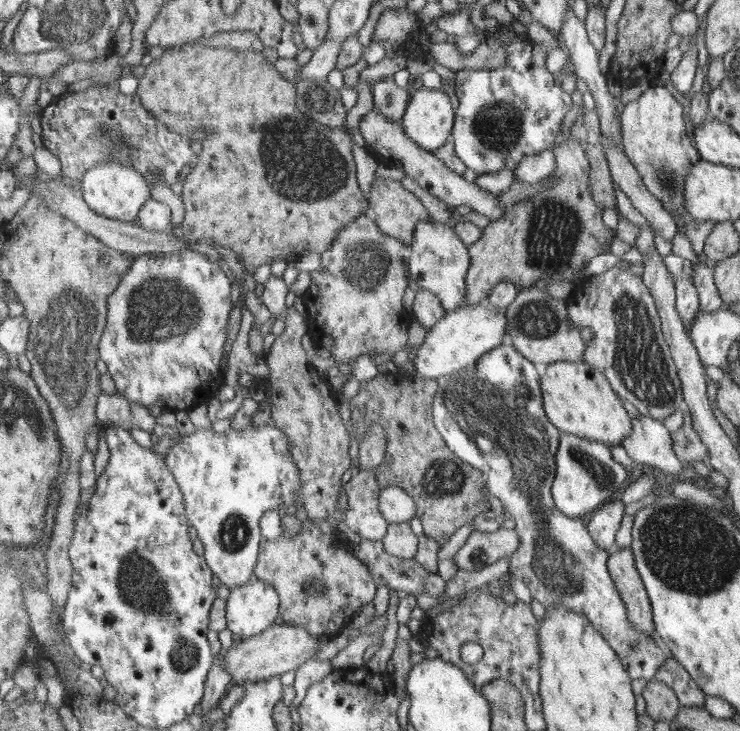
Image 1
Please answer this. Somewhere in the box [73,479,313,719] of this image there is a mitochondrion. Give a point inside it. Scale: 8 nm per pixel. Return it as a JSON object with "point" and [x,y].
{"point":[141,586]}

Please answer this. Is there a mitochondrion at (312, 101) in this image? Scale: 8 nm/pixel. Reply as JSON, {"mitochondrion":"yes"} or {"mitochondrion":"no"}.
{"mitochondrion":"yes"}

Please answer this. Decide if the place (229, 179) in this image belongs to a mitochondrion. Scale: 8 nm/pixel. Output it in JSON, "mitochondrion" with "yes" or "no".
{"mitochondrion":"no"}

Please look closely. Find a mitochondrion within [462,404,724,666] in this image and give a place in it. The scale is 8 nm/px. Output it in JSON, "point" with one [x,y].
{"point":[603,476]}

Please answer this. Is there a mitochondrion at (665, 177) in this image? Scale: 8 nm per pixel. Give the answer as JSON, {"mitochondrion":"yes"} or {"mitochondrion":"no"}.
{"mitochondrion":"yes"}

